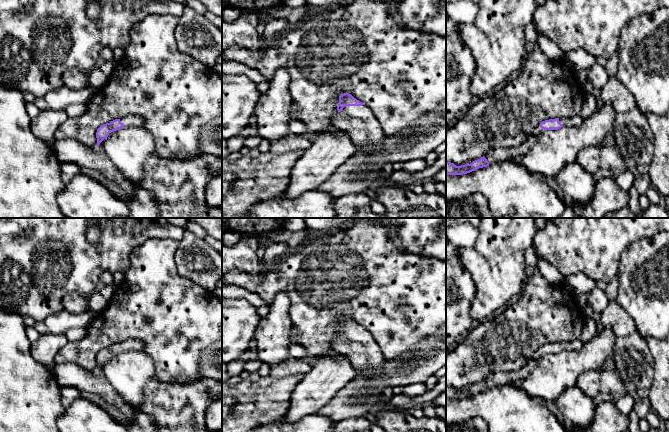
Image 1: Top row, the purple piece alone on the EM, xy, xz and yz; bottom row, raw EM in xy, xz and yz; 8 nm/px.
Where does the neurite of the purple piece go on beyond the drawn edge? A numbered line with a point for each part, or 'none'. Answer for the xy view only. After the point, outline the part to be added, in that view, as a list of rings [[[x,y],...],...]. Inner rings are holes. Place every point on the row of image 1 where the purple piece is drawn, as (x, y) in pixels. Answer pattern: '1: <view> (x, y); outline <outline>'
1: xy (131, 120); outline [[[128,115],[120,118],[120,122],[124,127],[128,126],[143,126],[143,119],[138,115]]]

